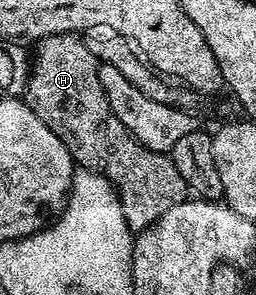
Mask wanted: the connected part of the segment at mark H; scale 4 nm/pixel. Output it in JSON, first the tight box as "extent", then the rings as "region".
{"extent":[24,33,188,231],"region":[[[61,33],[51,37],[41,38],[37,42],[38,54],[35,52],[32,57],[32,68],[30,78],[26,84],[24,100],[27,105],[44,119],[44,123],[68,147],[75,166],[83,169],[90,169],[93,173],[99,173],[109,179],[118,191],[118,198],[124,207],[124,219],[131,231],[147,229],[164,211],[176,203],[187,200],[188,190],[180,171],[176,171],[174,160],[165,153],[157,153],[148,147],[144,147],[112,115],[112,107],[108,107],[108,95],[104,95],[104,87],[100,87],[100,75],[98,74],[99,61],[84,47],[81,36],[73,33]]]}

